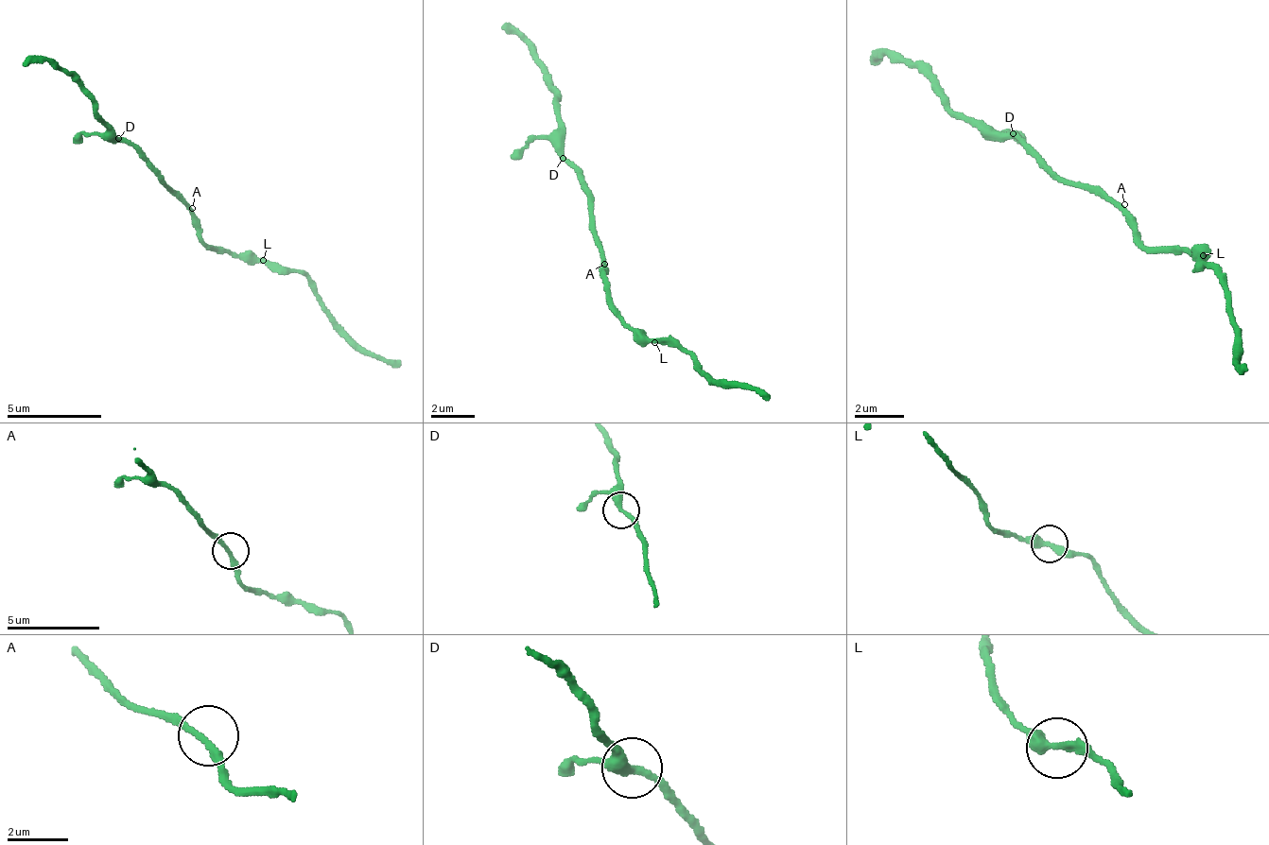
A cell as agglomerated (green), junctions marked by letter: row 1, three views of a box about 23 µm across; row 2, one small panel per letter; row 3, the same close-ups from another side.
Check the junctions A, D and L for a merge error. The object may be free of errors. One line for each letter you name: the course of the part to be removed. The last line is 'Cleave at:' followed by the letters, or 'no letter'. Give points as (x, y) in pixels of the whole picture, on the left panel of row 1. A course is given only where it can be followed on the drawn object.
Cleave at: no letter

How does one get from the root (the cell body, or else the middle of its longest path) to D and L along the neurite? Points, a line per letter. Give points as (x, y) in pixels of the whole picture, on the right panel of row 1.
D: (1118, 210), (1107, 198), (1086, 188), (1062, 182), (1022, 138), (1013, 133)
L: (1118, 210), (1124, 216), (1124, 222), (1145, 246), (1179, 244), (1184, 249), (1194, 246), (1204, 256)

